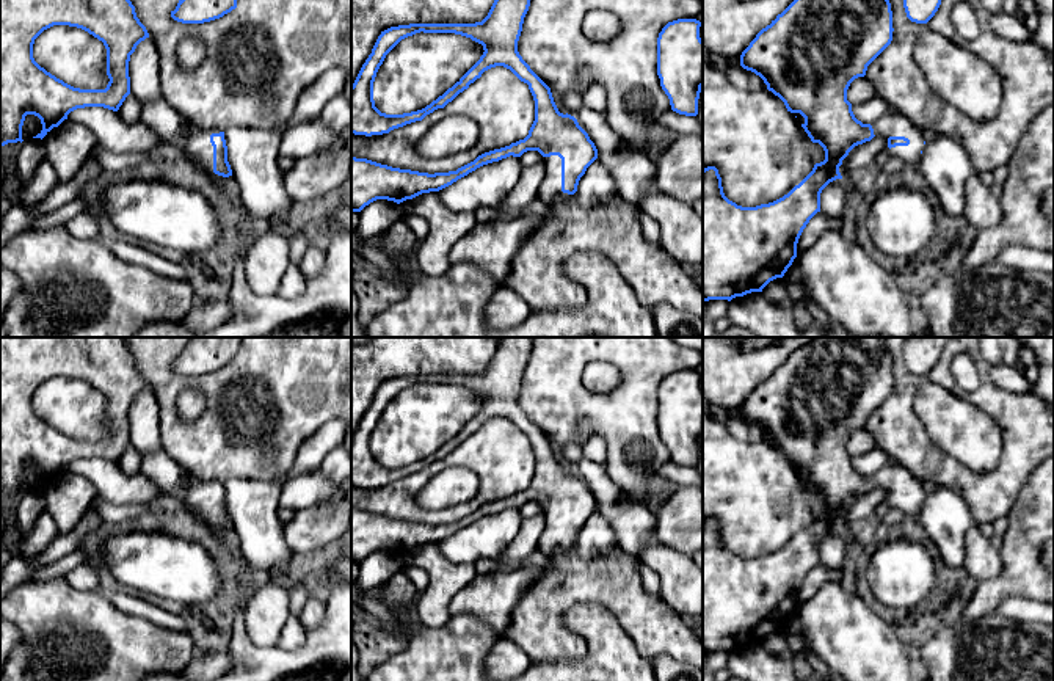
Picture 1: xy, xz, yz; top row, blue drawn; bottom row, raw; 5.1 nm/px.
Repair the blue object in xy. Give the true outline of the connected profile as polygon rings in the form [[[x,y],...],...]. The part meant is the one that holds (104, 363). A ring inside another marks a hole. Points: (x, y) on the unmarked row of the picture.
[[[0,337],[0,497],[24,493],[22,477],[27,466],[35,466],[41,471],[42,482],[33,490],[42,491],[77,460],[104,458],[118,463],[130,446],[130,406],[146,389],[149,389],[149,384],[136,369],[135,358],[129,351],[124,337]],[[53,377],[82,380],[104,394],[107,400],[107,427],[110,430],[105,441],[74,439],[47,424],[35,413],[35,391]]]

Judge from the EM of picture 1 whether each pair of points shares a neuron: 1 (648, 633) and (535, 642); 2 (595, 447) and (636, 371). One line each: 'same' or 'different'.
1: same
2: different

